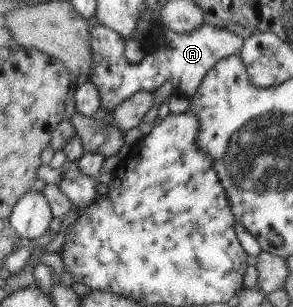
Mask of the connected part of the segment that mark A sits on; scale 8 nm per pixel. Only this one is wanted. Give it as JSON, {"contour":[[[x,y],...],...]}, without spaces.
{"contour":[[[203,24],[197,30],[187,34],[171,35],[171,43],[159,47],[157,53],[153,53],[153,59],[149,59],[151,53],[147,53],[139,63],[130,63],[124,55],[125,38],[119,33],[104,25],[91,26],[91,54],[92,68],[90,81],[99,90],[101,99],[100,111],[97,116],[102,119],[105,111],[113,111],[121,102],[131,97],[135,92],[147,90],[154,92],[165,81],[170,81],[173,87],[180,89],[189,97],[195,95],[201,85],[205,74],[220,60],[228,55],[240,55],[244,45],[244,39],[221,27]]]}

